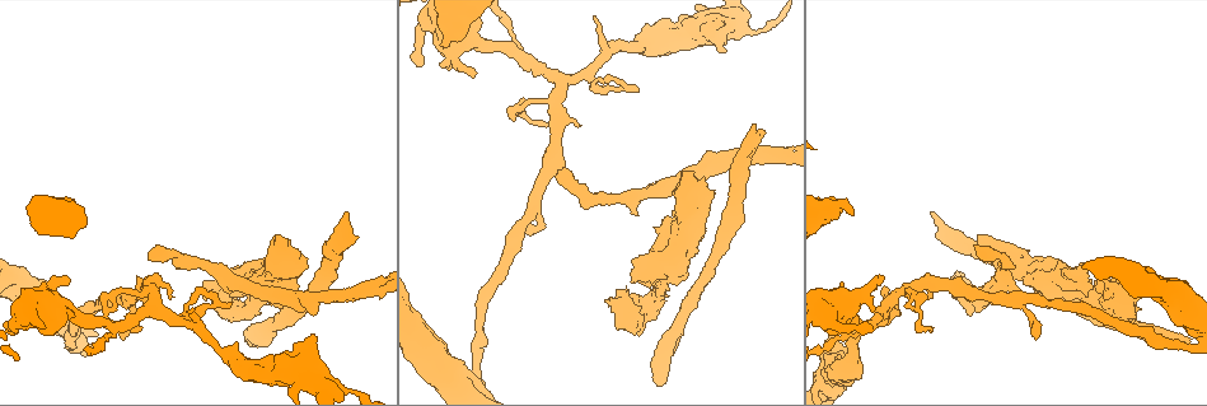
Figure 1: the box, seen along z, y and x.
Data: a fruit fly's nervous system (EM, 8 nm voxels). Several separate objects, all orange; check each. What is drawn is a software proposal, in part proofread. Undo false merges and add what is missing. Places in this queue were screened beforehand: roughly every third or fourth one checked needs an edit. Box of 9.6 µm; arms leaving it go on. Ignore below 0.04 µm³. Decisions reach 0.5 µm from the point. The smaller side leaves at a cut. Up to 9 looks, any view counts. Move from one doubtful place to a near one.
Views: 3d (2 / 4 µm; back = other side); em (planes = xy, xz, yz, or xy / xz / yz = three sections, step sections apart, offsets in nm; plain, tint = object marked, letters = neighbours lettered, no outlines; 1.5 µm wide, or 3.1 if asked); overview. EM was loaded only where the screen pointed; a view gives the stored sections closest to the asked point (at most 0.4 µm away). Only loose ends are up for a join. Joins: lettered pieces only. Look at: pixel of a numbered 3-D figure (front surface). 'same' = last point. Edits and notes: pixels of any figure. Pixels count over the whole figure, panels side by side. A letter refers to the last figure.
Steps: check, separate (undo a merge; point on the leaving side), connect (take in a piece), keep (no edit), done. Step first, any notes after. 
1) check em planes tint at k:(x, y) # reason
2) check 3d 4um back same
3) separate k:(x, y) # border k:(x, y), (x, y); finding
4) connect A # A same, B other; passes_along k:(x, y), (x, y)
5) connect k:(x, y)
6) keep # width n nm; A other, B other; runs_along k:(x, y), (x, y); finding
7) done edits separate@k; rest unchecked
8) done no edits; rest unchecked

check em planes tint at 1:(670, 183)

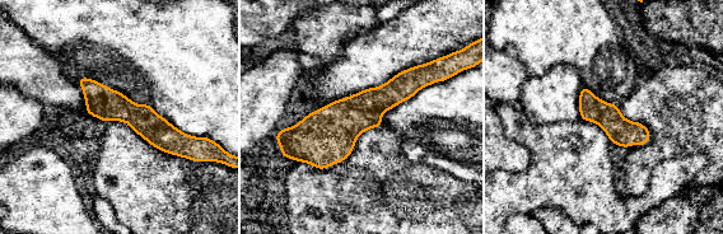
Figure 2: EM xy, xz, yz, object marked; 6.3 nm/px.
check em planes letters same # what lies round it

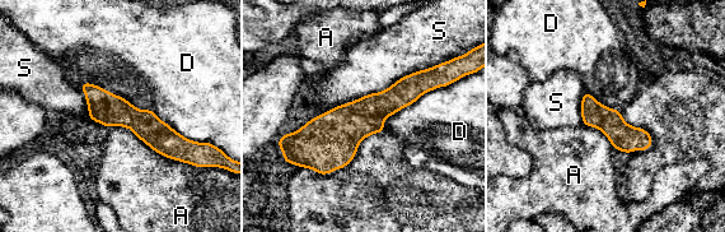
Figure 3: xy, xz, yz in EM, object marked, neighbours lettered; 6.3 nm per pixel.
keep # width 170 nm; A other, D other, S other; border 3:(80, 82), (150, 108), (204, 143); all the same cell

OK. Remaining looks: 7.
check em yz step 4 tint at 1:(472, 76) # branch stops here

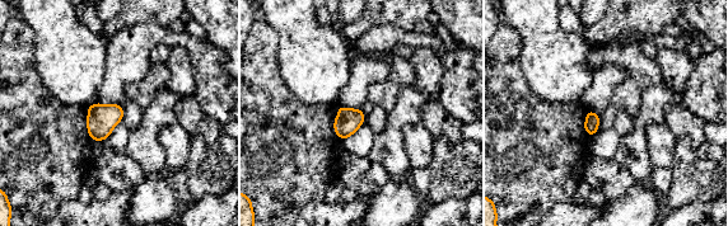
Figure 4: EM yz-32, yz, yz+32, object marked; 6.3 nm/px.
check em planes letters same # cut it another way

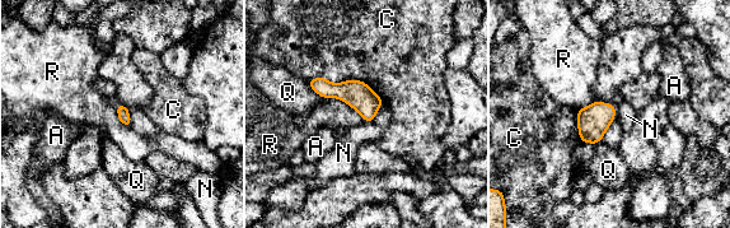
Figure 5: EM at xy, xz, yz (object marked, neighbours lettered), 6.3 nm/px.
keep # longest_contact C 500 nm; A other, C other, N other, Q other, R other; border 5:(324, 97), (342, 99), (364, 120); none of them fits

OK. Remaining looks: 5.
check 3d 4um at 1:(662, 385) # free end

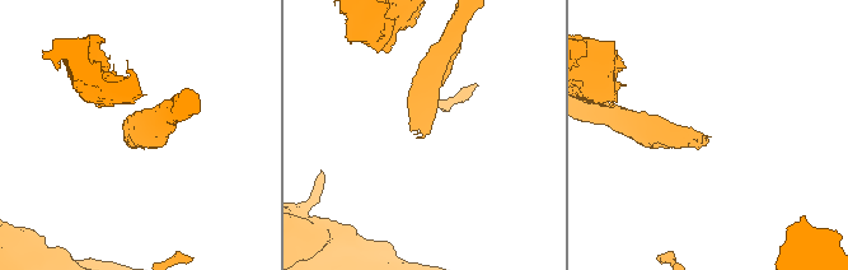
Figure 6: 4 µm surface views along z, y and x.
check em xz step 4 letters at 6:(428, 134)

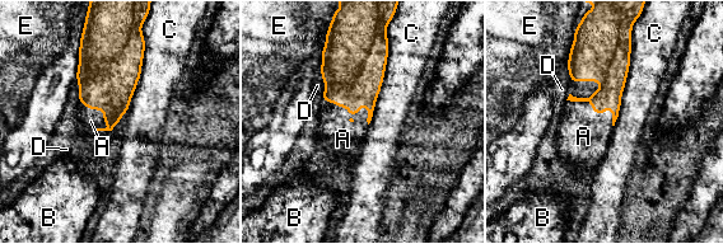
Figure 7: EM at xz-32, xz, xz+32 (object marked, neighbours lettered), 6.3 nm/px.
check em xy step 4 letters same

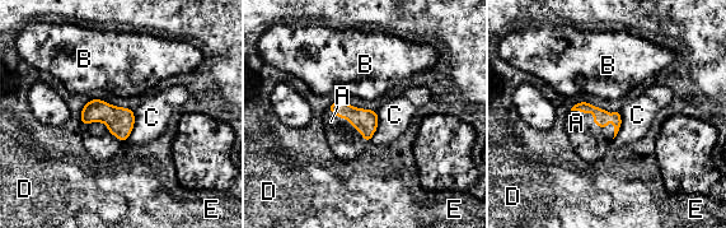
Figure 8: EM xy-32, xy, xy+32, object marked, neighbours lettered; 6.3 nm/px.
connect A # A same, B other, C other, D other, E other; passes_along 8:(600, 119), (603, 128), (576, 122); the cell continues

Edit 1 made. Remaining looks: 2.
done edits connect@8; rest unchecked

